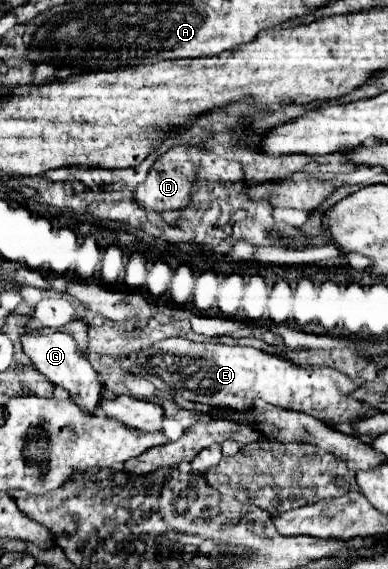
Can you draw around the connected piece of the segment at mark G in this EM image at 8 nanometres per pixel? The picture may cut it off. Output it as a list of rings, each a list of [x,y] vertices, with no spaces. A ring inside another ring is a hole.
[[[55,332],[55,334],[47,334],[47,336],[23,336],[23,350],[25,354],[31,358],[31,362],[35,364],[35,368],[53,384],[63,388],[73,402],[87,414],[93,414],[95,408],[101,402],[101,392],[103,392],[103,382],[99,380],[99,374],[93,370],[93,366],[89,364],[89,360],[77,352],[75,340],[69,334],[63,332]]]

